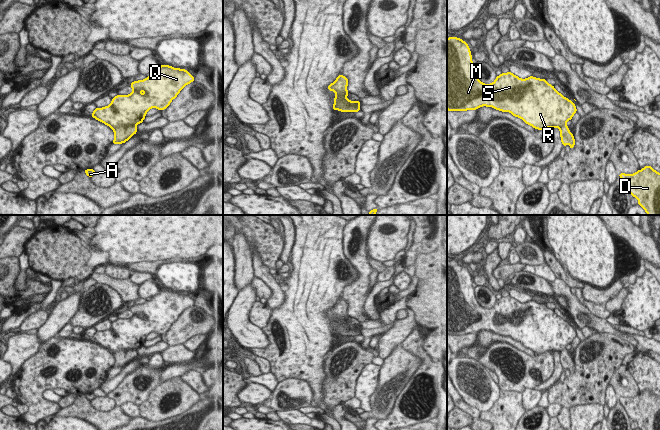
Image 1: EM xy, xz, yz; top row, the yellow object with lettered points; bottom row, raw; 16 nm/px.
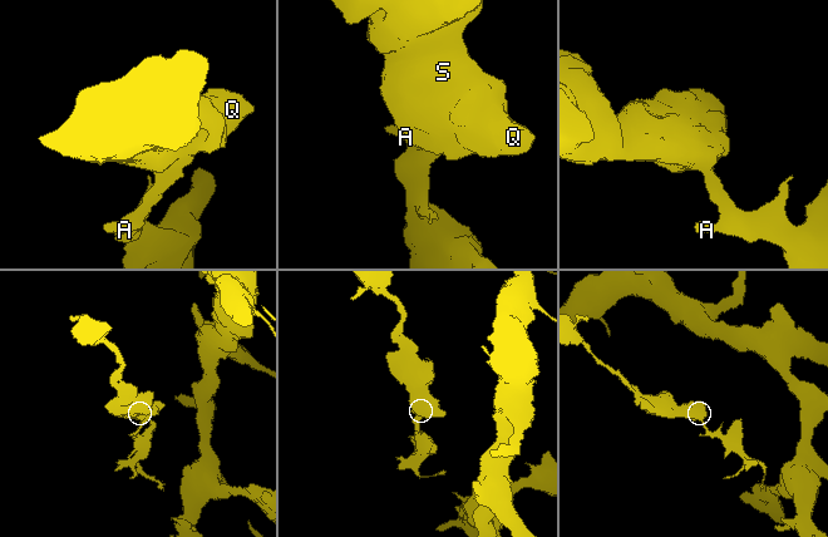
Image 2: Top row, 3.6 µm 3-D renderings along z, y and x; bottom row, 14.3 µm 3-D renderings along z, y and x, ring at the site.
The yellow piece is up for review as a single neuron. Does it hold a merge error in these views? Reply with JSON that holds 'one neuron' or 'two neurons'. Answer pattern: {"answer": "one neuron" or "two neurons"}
{"answer": "two neurons"}

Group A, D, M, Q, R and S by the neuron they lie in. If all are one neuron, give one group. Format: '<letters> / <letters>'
A D / M Q R S

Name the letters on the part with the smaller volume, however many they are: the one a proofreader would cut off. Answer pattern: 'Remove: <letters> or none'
Remove: A, D.

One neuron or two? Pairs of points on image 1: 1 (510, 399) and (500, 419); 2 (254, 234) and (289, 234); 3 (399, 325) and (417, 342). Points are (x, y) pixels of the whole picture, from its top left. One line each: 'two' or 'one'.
1: one
2: two
3: two

